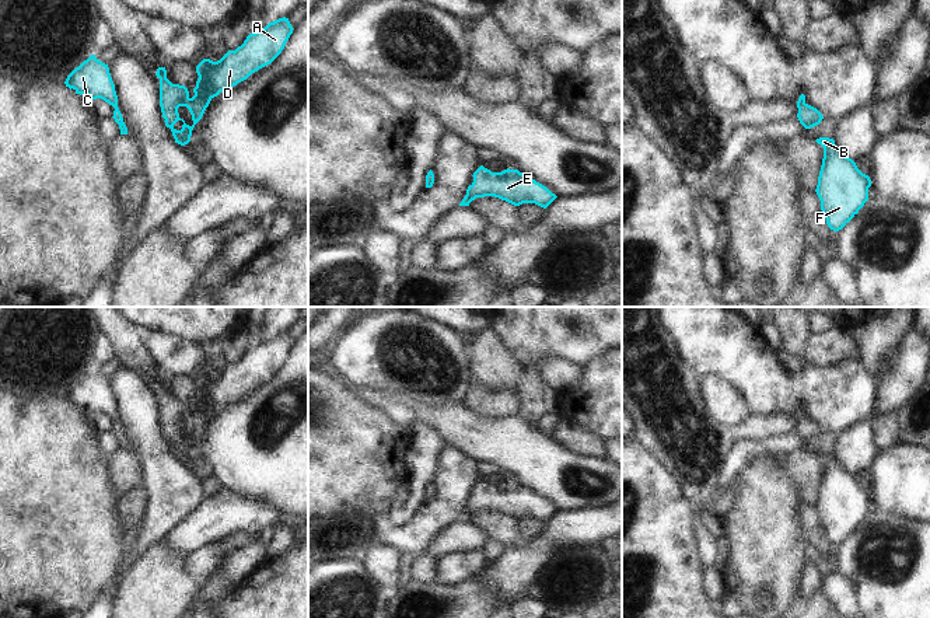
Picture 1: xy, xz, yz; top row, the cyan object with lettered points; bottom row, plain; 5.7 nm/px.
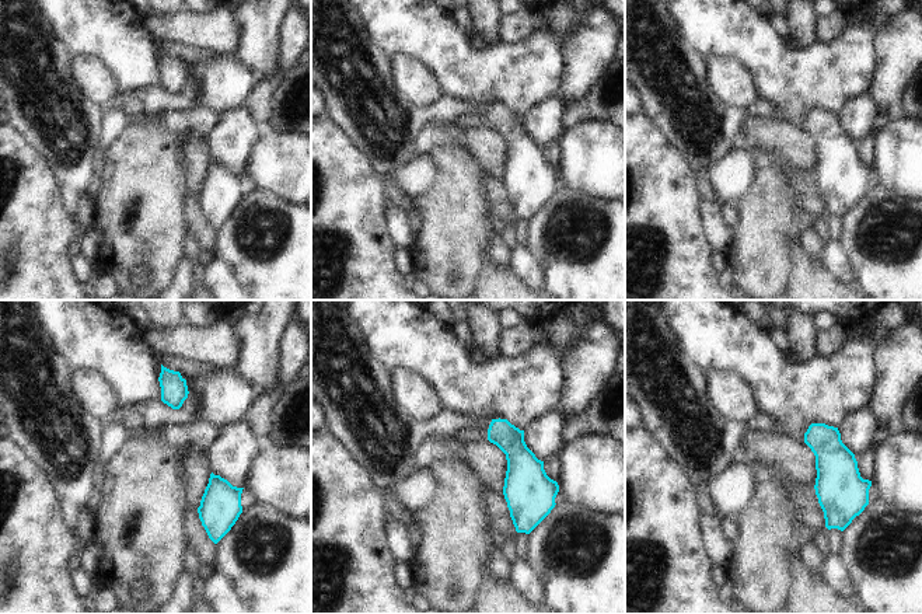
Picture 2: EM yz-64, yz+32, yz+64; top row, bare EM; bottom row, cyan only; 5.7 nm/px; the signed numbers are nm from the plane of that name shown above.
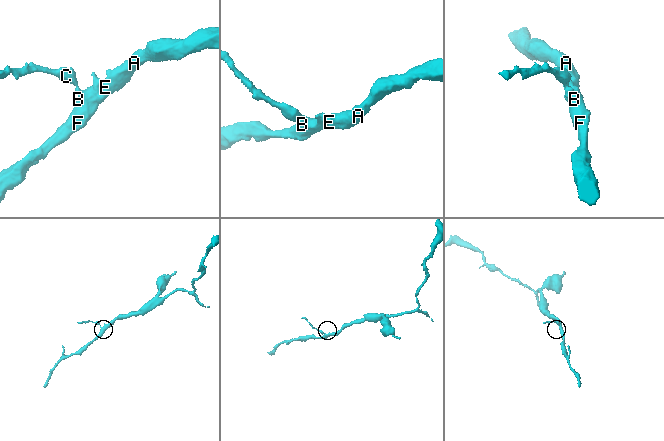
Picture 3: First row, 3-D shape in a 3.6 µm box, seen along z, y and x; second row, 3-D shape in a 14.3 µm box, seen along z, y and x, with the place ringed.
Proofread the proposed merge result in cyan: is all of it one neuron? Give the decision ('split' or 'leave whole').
leave whole

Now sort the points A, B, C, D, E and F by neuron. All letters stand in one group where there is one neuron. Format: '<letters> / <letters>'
A B C D E F

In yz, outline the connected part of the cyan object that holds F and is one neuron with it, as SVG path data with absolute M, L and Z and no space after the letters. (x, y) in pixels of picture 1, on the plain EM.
M833 453L815 454L824 461L824 472L818 490L817 509L821 524L831 544L842 544L868 514L871 493L856 476L846 471Z

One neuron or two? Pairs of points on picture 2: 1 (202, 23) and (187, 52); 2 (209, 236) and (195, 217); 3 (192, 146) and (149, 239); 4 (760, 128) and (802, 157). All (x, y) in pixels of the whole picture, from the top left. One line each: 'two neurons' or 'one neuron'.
1: two neurons
2: one neuron
3: two neurons
4: one neuron

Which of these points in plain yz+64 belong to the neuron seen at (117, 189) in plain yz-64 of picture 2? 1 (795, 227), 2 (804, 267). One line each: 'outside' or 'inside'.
1: inside
2: outside

